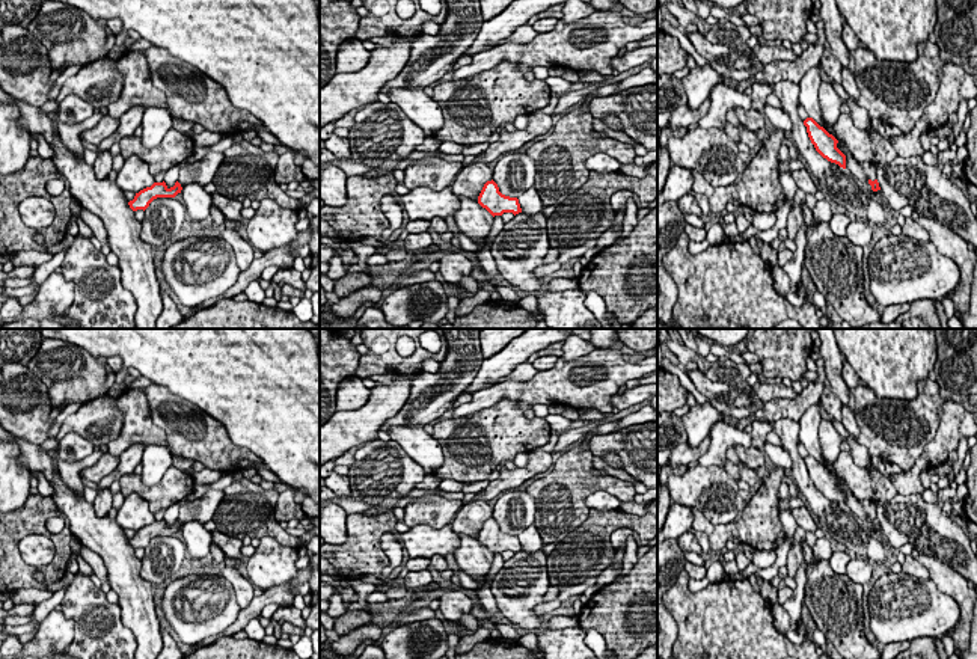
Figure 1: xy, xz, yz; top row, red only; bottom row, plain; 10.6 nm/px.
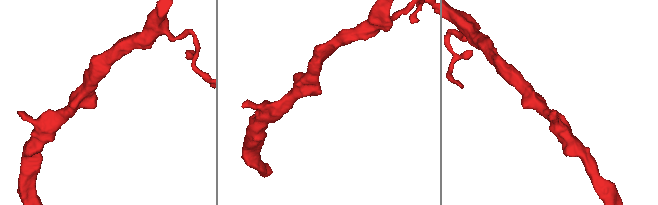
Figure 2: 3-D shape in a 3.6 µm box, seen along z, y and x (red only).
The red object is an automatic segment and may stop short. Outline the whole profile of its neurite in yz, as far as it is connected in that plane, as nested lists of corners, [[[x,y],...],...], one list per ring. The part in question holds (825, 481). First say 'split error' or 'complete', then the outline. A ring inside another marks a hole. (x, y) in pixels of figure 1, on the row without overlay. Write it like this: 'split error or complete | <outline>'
complete | [[[813,455],[804,458],[808,475],[816,489],[831,501],[846,507],[846,493],[837,486],[838,478],[820,464]]]

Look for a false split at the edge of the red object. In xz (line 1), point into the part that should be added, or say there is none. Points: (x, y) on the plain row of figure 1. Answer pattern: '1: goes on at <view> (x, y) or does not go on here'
1: does not go on here

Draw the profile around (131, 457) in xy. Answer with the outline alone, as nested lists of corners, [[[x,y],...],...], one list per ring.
[[[136,443],[119,455],[118,466],[98,483],[98,490],[109,489],[113,481],[119,481],[124,475],[134,472],[142,463],[145,446]]]

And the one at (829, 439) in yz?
[[[822,419],[822,424],[819,427],[819,442],[822,446],[822,455],[823,458],[834,464],[840,455],[840,445],[843,442],[843,437],[835,430],[831,419]]]

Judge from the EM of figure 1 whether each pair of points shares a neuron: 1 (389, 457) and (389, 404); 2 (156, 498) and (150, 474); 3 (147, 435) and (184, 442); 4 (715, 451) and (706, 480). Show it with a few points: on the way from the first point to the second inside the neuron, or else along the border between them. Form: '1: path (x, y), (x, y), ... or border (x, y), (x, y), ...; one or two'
1: border (376, 436), (365, 444); two
2: border (171, 465), (153, 486), (140, 481); two
3: border (148, 409), (153, 421), (165, 433), (168, 447); two
4: border (698, 465), (718, 465), (722, 469); two

